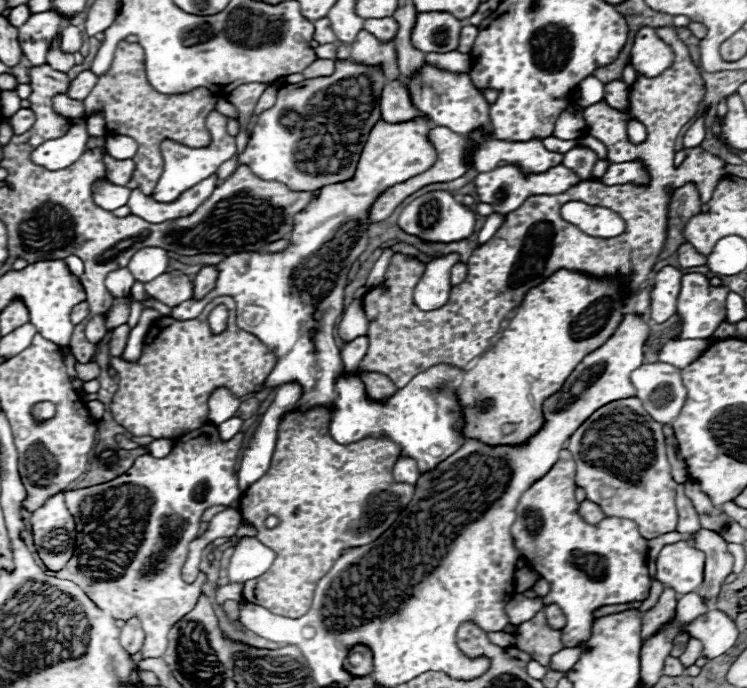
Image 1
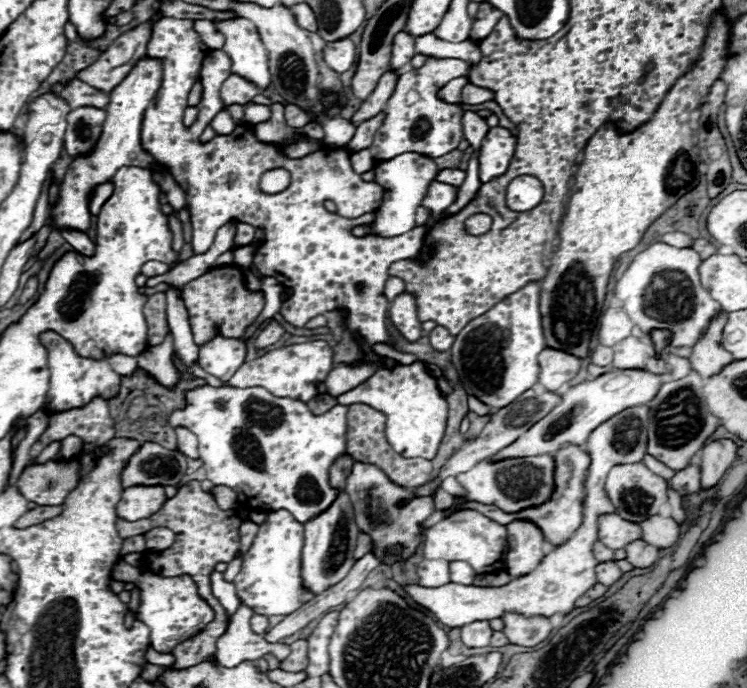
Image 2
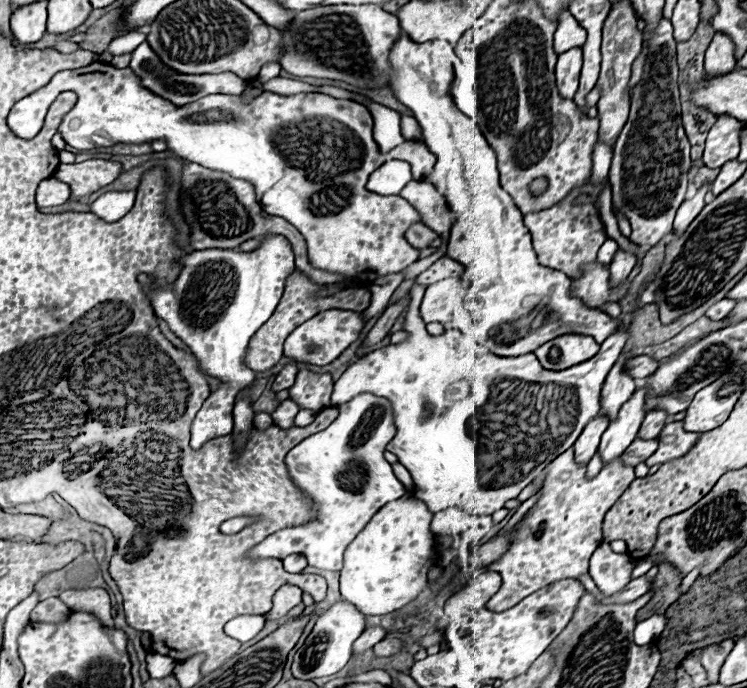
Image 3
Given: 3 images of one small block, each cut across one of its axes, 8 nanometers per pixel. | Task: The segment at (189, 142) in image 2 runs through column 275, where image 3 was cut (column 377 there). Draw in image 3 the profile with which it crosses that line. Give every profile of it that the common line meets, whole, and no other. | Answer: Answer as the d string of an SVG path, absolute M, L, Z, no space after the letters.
M94 62L92 68L98 70L88 72L88 68L80 68L72 72L58 72L48 86L40 88L40 92L16 102L8 114L8 126L12 132L20 138L34 138L44 124L44 116L52 100L59 92L70 90L78 94L78 102L62 118L62 126L58 128L66 144L84 152L98 146L112 146L116 142L142 144L164 138L168 142L168 150L176 156L254 184L262 208L268 214L284 218L304 236L308 244L308 258L314 268L374 281L386 274L400 272L418 260L418 248L412 248L404 234L414 222L420 222L420 214L400 196L380 196L366 190L368 176L376 168L392 158L400 158L398 152L392 156L380 152L372 138L374 122L366 106L352 100L338 100L328 94L304 92L292 96L262 92L262 96L248 104L240 102L240 96L216 94L204 96L204 100L196 100L192 104L174 106L170 100L164 100L144 88L132 68L116 68L102 62Z

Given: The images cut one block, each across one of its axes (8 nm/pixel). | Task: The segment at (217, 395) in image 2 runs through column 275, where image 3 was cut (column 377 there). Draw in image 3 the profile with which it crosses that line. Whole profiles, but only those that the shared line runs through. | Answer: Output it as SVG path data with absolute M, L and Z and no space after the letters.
M366 392L342 404L338 410L340 416L324 432L312 434L286 456L290 476L298 488L318 504L318 520L270 534L256 544L256 548L246 552L248 560L282 560L290 554L304 554L310 566L342 570L348 544L366 528L368 520L386 502L398 500L406 494L404 486L394 476L392 466L384 458L388 442L396 436L392 402Z

